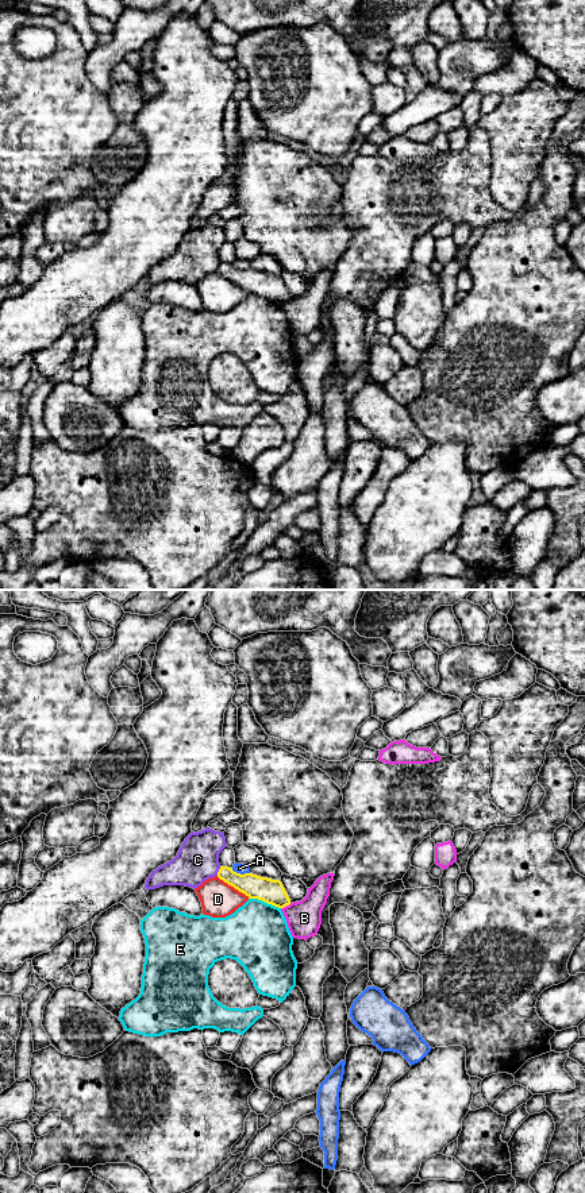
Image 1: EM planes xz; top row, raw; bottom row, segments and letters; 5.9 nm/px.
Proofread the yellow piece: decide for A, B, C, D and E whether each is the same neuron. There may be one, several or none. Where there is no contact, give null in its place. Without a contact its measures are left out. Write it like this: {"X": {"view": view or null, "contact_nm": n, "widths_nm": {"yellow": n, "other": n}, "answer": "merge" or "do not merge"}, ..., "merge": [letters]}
{"A": {"view": "xz", "contact_nm": 120, "widths_nm": {"yellow": 140, "other": 60}, "answer": "do not merge"}, "B": {"view": "xz", "contact_nm": 70, "widths_nm": {"yellow": 140, "other": 200}, "answer": "do not merge"}, "C": {"view": "xz", "contact_nm": 60, "widths_nm": {"yellow": 140, "other": 260}, "answer": "do not merge"}, "D": {"view": "xz", "contact_nm": 240, "widths_nm": {"yellow": 140, "other": 220}, "answer": "do not merge"}, "E": {"view": "xz", "contact_nm": 200, "widths_nm": {"yellow": 140, "other": 380}, "answer": "do not merge"}, "merge": []}

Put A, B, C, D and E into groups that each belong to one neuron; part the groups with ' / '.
A / B / C / D / E

